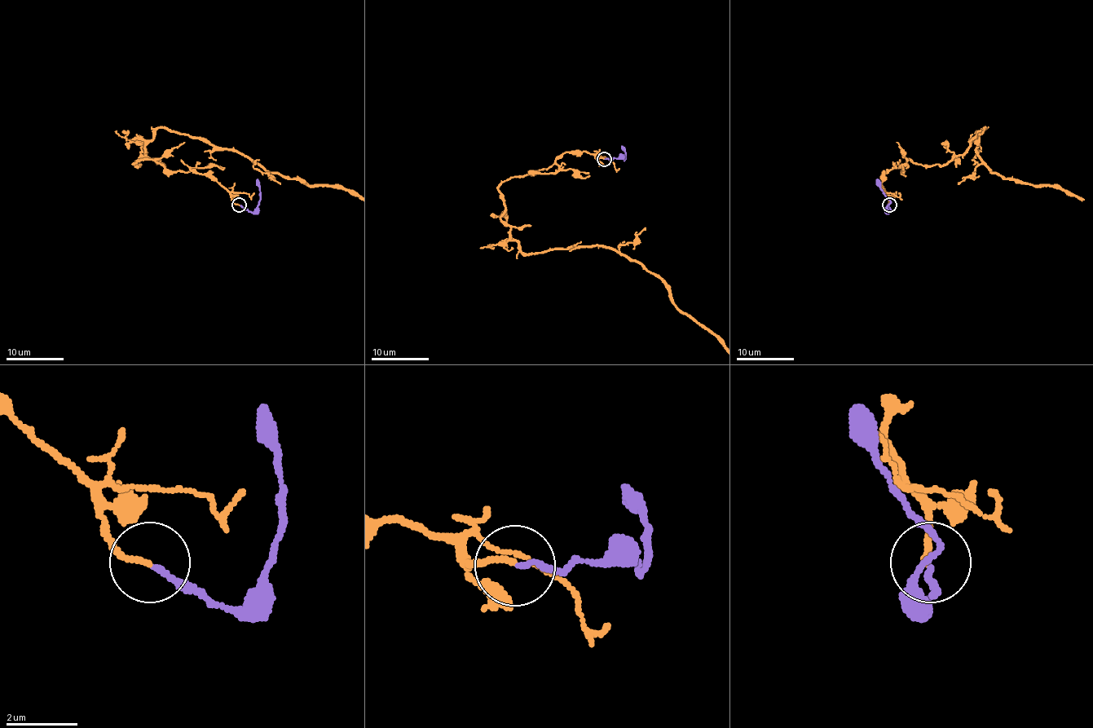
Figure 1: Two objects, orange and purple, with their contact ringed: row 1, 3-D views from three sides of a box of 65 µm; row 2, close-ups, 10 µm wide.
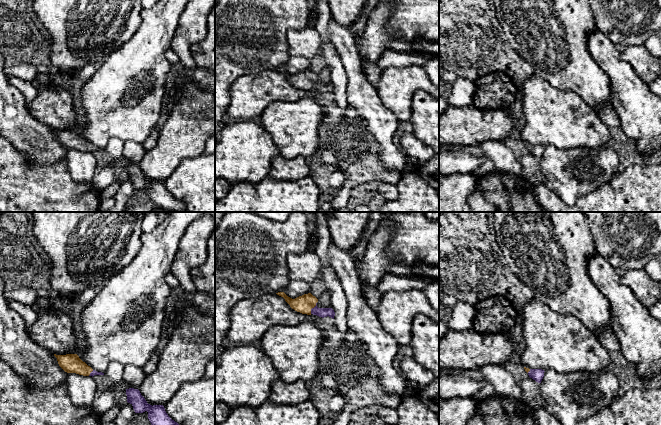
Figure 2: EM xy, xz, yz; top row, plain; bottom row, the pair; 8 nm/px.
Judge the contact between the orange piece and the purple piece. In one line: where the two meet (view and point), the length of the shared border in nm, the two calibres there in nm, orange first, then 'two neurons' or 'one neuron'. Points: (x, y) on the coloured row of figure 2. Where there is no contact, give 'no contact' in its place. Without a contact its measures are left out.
xz (312, 307) | 110 nm | 140/80 nm | one neuron

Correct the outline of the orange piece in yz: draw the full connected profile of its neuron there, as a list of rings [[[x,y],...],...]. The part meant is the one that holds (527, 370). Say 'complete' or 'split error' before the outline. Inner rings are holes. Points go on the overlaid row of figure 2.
split error; [[[524,367],[525,371],[528,373],[529,377],[535,380],[538,383],[541,383],[544,377],[544,370],[542,369],[529,369]]]

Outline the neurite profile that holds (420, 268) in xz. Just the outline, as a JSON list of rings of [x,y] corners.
[[[423,262],[411,266],[413,271],[419,275],[431,277],[435,280],[439,280],[439,267],[434,265],[428,265]]]

